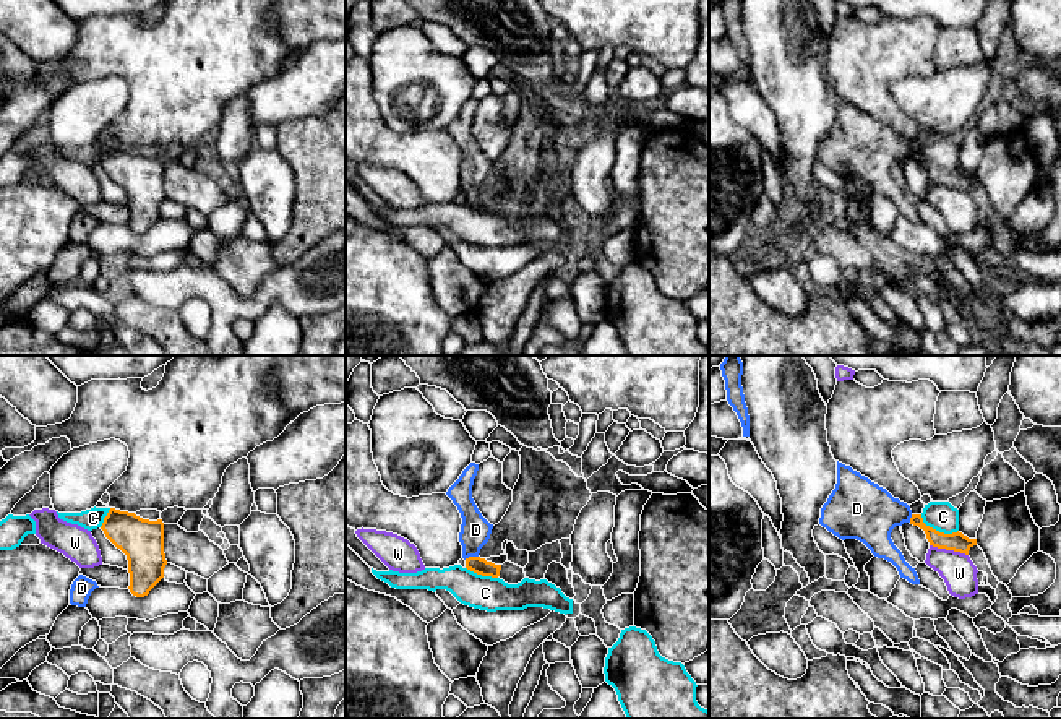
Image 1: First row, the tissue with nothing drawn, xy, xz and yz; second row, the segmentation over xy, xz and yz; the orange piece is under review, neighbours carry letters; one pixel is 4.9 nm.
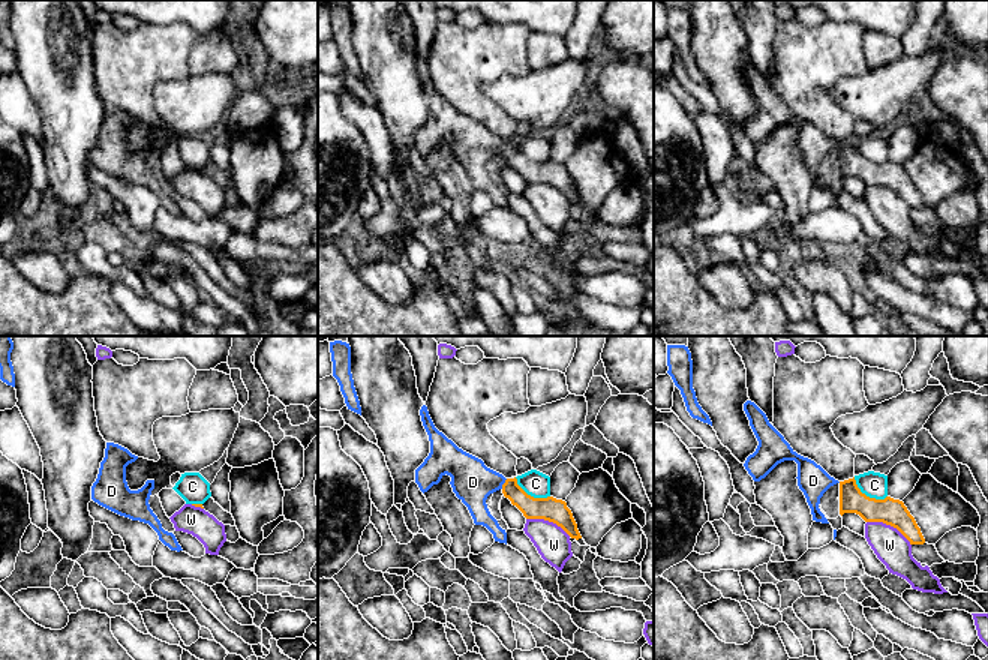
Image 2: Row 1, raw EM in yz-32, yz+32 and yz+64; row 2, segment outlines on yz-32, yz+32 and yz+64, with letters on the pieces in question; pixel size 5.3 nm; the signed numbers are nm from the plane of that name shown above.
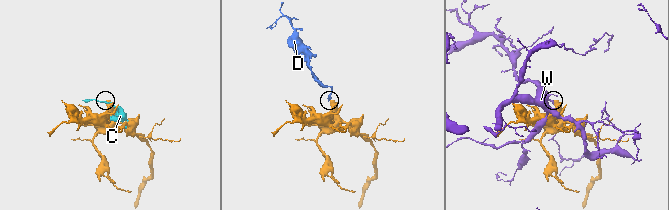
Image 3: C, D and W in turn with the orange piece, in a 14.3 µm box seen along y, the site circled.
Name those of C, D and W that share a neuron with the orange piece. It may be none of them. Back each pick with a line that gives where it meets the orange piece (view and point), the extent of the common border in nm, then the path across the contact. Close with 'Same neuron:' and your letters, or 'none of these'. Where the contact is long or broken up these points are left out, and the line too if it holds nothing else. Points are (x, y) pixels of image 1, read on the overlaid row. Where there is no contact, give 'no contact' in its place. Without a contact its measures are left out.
D: xz (471, 557) | 70 nm | across xz (479, 565), (471, 557), (471, 542), (476, 529)
Same neuron: D

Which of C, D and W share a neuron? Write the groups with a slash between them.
C / D / W

